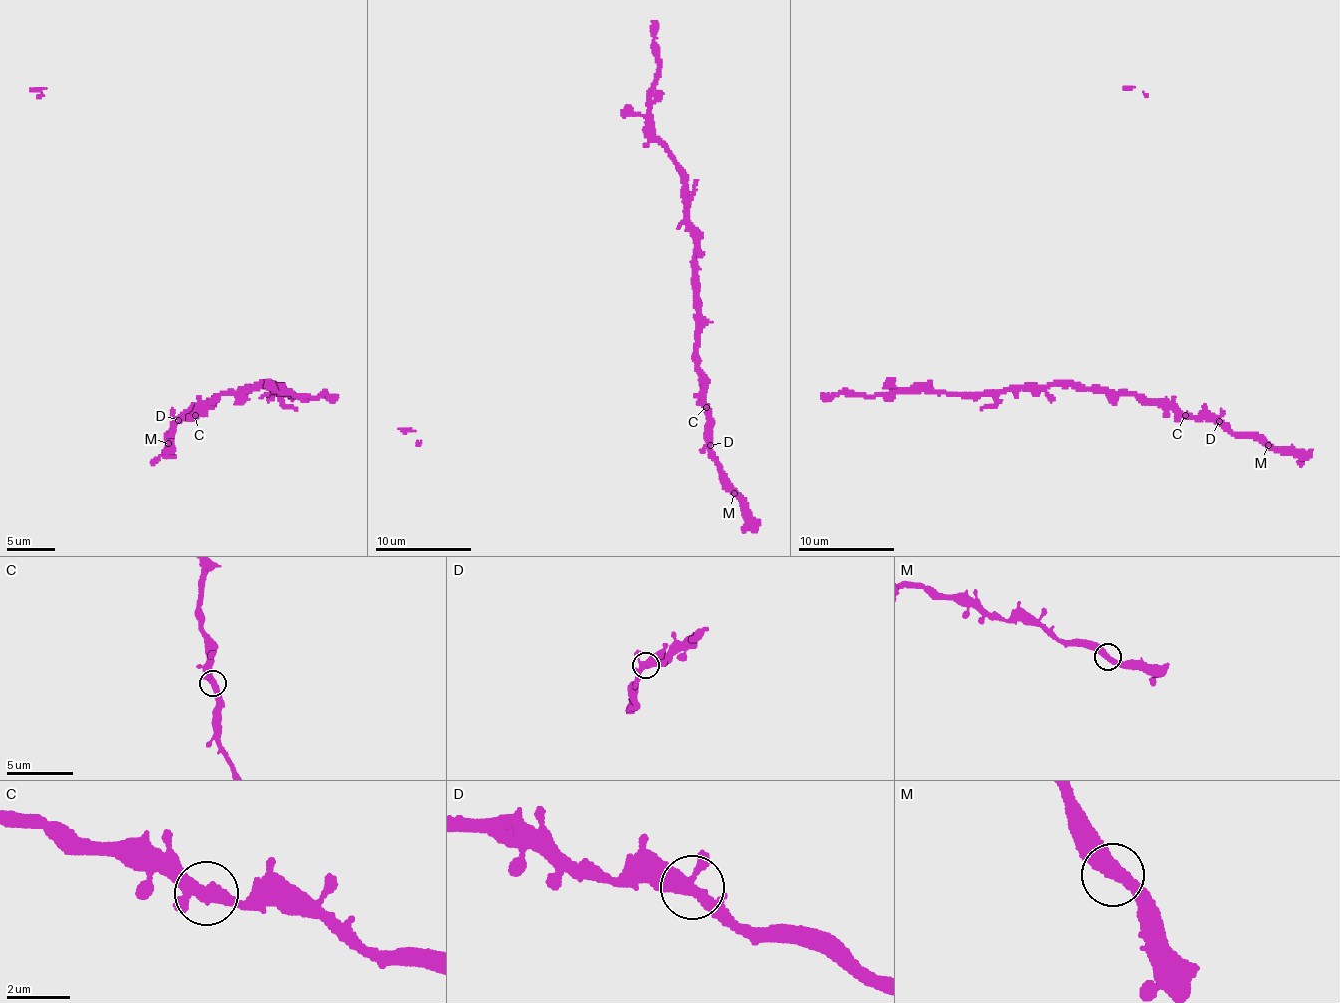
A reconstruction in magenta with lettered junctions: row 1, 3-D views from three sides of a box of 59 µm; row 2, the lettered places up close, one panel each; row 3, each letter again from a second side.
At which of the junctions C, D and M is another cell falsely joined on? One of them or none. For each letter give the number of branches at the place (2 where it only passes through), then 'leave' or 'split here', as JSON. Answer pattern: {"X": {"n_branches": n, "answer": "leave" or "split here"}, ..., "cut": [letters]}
{"C": {"n_branches": 3, "answer": "leave"}, "D": {"n_branches": 3, "answer": "leave"}, "M": {"n_branches": 2, "answer": "leave"}, "cut": []}

